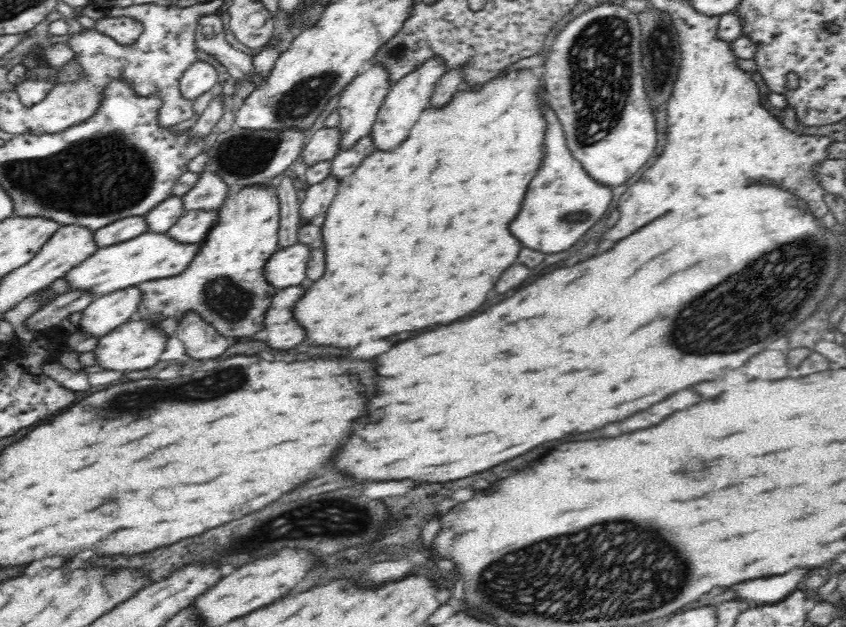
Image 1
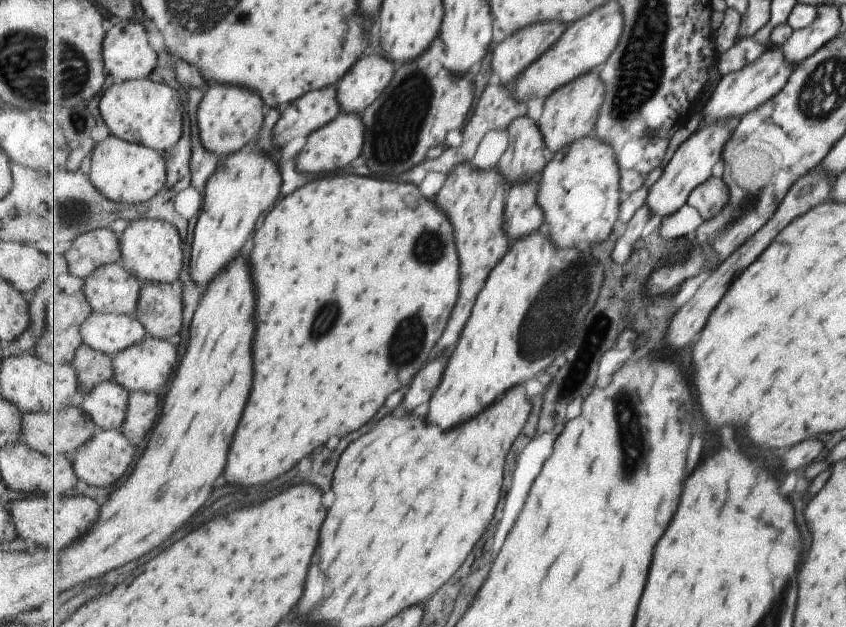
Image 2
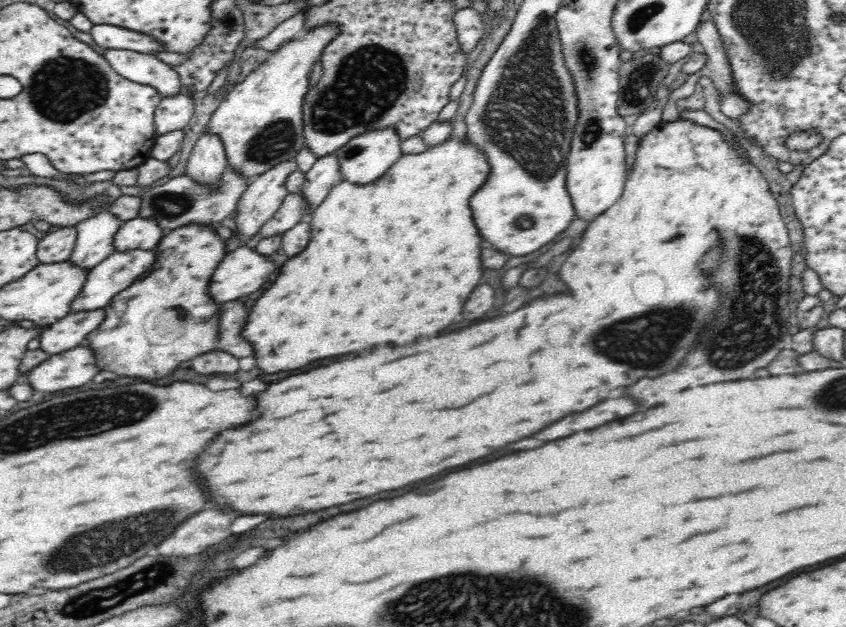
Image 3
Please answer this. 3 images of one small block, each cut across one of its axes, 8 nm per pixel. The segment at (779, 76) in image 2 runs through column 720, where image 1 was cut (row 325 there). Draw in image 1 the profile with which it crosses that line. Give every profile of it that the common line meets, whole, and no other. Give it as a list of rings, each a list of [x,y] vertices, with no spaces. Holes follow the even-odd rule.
[[[138,286],[117,290],[100,296],[88,308],[84,308],[78,327],[77,338],[102,337],[114,328],[135,318],[142,302],[142,291]]]

